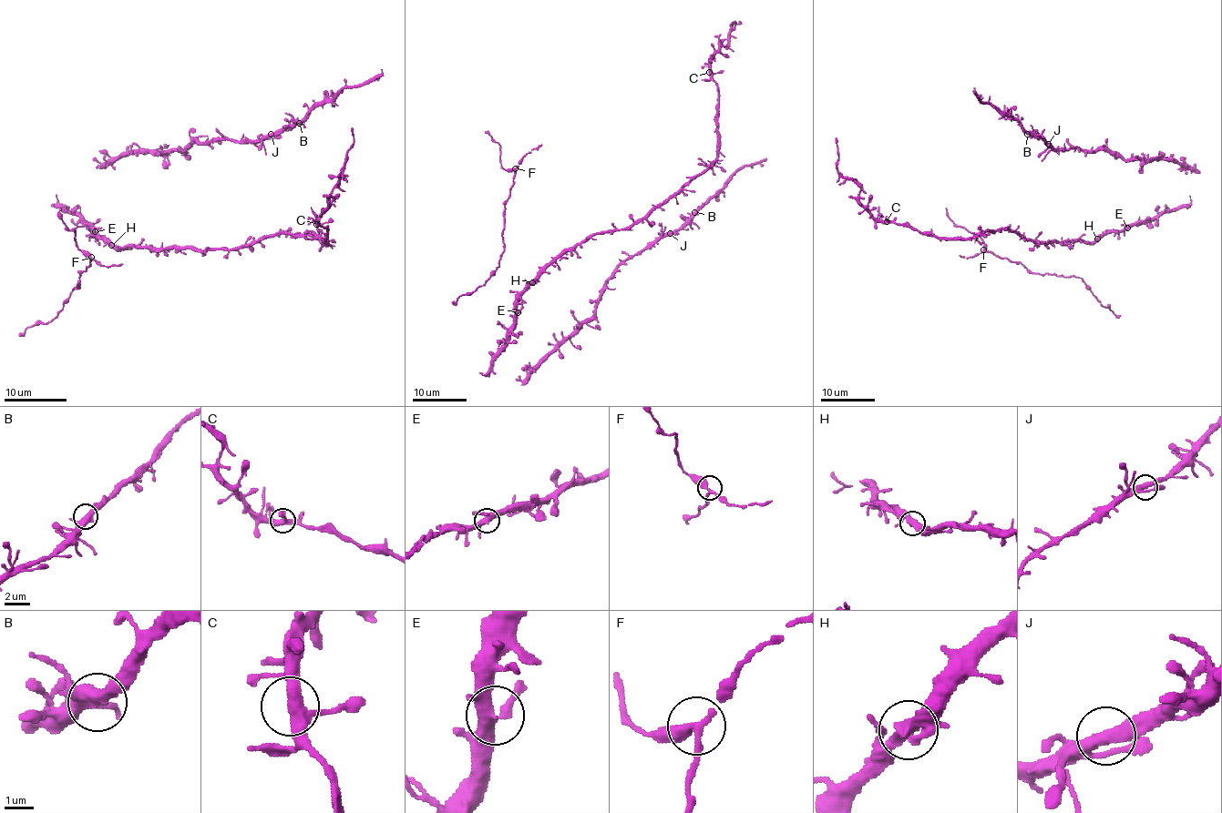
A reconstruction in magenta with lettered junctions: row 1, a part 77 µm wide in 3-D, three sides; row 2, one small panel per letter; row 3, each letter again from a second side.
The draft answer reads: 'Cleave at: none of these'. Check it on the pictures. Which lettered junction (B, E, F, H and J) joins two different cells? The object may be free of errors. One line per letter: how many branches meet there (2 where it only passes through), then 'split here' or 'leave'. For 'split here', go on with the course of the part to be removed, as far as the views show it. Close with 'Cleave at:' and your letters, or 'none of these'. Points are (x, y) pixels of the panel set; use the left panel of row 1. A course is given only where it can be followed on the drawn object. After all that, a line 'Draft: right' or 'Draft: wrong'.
B: 3 branches meet; leave
E: 4 branches meet; leave
F: 3 branches meet; leave
H: 3 branches meet; leave
J: 3 branches meet; leave
Cleave at: none of these
Draft: right

